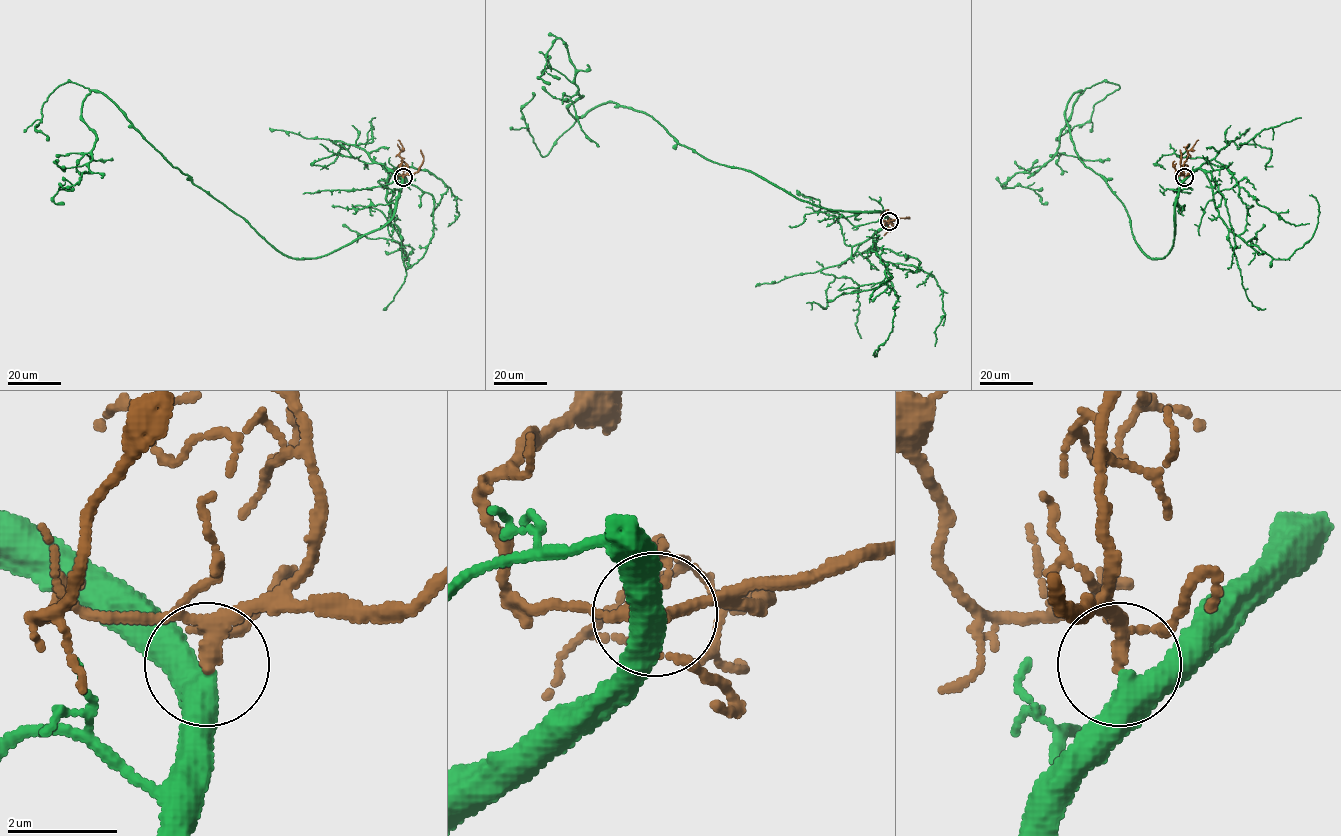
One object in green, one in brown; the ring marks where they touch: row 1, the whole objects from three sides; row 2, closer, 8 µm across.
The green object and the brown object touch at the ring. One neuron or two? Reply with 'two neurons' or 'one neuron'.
two neurons

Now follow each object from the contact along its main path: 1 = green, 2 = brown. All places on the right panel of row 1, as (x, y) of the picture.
1: (1184, 177), (1173, 245), (1150, 258), (1076, 151), (1065, 109), (1082, 91), (1056, 153), (1001, 185), (1047, 203)
2: (1184, 177), (1188, 151), (1198, 140)

